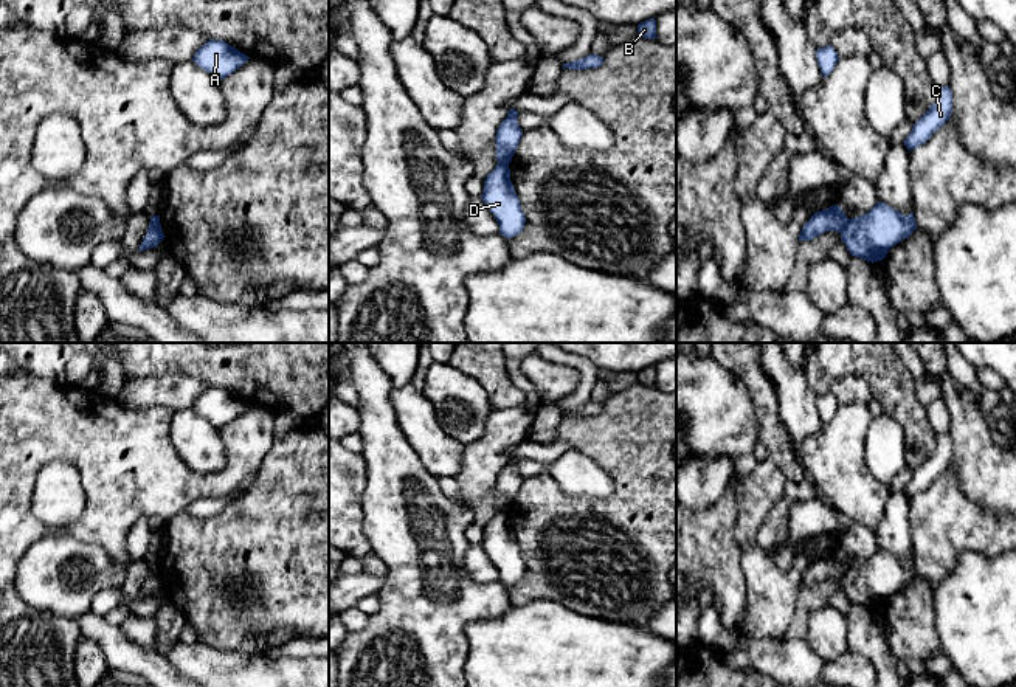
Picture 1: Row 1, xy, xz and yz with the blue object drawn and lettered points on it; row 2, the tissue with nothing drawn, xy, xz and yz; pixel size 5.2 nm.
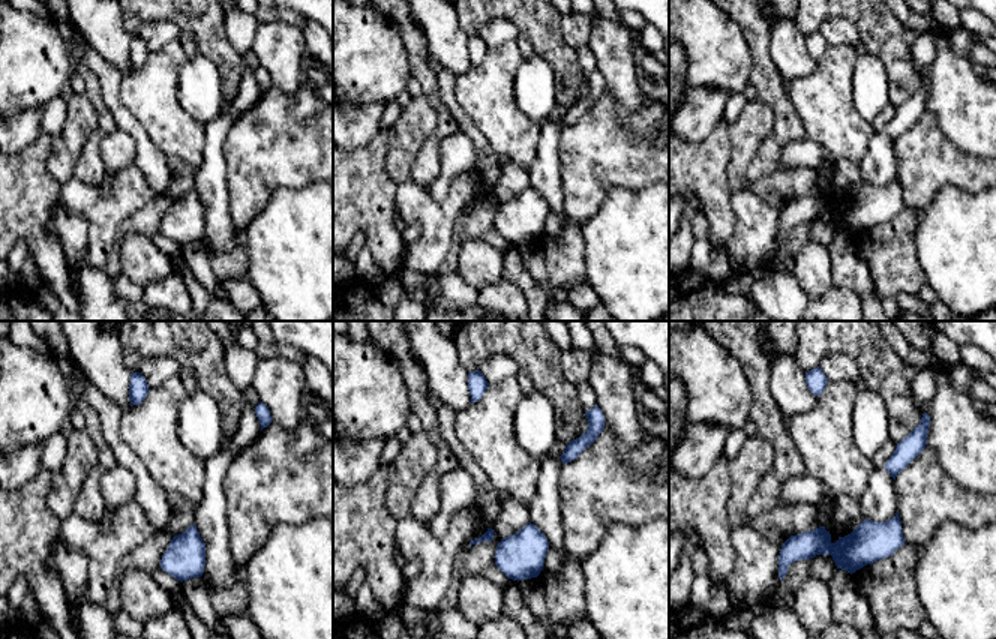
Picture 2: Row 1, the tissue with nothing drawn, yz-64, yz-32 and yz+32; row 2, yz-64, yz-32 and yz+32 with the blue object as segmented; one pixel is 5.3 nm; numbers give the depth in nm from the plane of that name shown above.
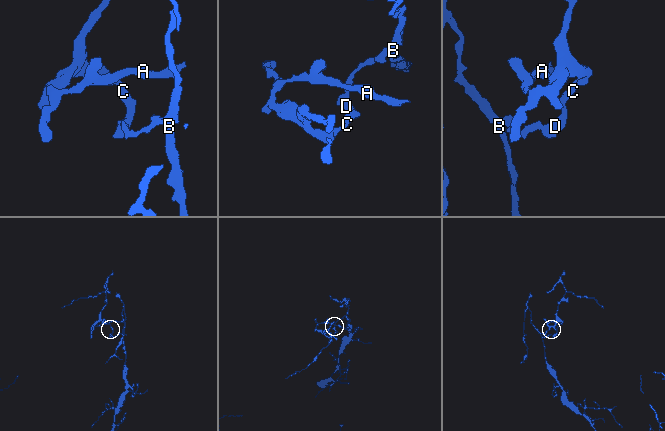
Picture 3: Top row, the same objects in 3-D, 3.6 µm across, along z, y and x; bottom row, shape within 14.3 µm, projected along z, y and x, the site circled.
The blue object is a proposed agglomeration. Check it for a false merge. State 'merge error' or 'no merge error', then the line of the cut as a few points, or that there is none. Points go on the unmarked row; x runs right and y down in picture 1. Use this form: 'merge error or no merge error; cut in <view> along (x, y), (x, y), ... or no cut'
merge error; cut in yz along (849, 566), (841, 580)

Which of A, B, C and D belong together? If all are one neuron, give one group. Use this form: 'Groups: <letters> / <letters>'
Groups: A C D / B

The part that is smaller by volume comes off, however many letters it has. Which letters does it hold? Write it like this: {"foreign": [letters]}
{"foreign": ["A", "C", "D"]}

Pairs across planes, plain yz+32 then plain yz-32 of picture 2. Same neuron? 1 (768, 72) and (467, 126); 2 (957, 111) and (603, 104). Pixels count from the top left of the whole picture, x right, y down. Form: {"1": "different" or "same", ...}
{"1": "different", "2": "different"}

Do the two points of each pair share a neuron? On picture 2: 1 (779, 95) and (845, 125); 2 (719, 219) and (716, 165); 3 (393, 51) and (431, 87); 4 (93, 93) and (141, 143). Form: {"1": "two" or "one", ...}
{"1": "two", "2": "one", "3": "two", "4": "two"}

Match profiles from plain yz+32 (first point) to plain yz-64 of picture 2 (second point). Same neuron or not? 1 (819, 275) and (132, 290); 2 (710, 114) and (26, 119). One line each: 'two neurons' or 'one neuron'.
1: two neurons
2: one neuron

